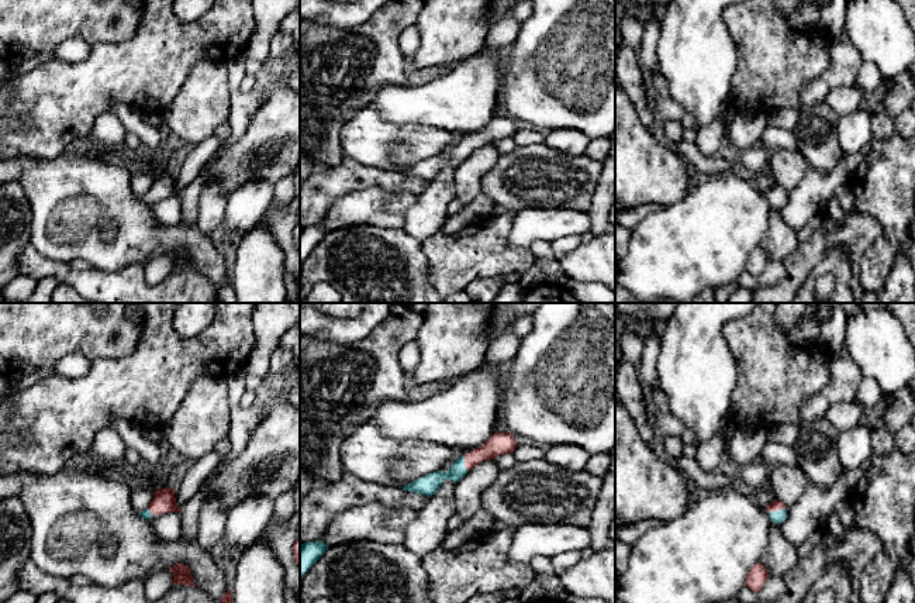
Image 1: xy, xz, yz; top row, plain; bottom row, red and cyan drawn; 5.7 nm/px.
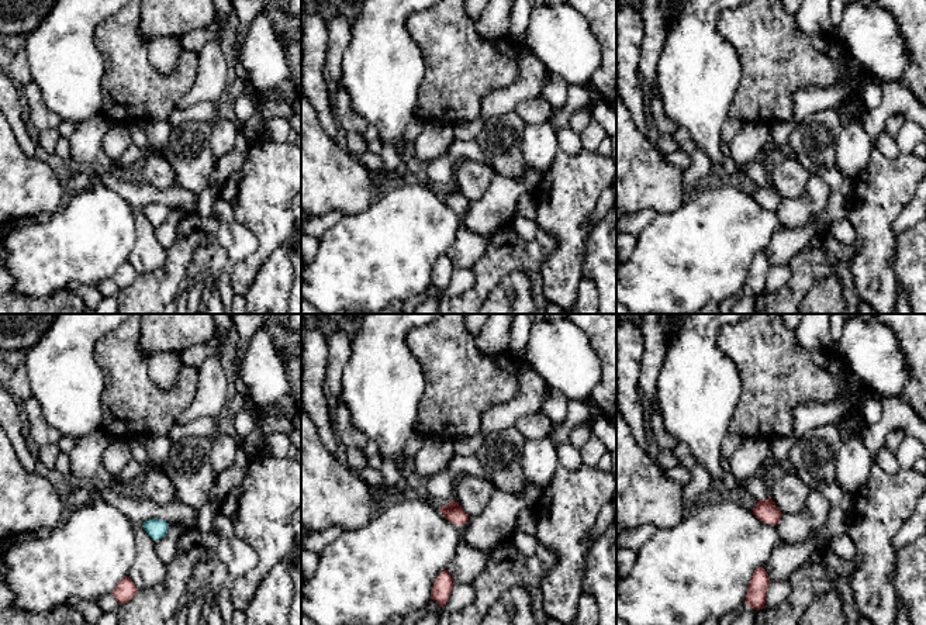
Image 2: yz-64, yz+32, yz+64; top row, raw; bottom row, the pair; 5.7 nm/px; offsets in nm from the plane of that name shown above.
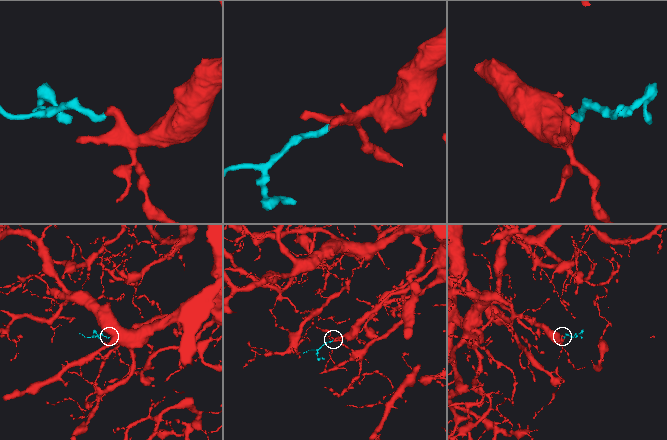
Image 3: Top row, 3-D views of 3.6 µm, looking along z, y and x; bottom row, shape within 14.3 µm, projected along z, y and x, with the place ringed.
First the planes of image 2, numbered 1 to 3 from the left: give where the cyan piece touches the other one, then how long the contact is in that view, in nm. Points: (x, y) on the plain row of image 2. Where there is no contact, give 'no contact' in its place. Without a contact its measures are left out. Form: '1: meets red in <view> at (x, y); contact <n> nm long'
1: no contact
2: no contact
3: no contact

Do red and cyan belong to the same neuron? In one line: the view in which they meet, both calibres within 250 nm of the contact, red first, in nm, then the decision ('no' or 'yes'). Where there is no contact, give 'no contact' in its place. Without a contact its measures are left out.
yz | 60/70 nm | yes

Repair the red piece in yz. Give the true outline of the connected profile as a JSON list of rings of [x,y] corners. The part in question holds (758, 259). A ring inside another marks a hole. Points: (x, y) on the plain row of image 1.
[[[757,247],[750,252],[745,271],[747,271],[752,276],[757,278],[762,275],[769,261],[770,259],[763,251],[763,248]]]

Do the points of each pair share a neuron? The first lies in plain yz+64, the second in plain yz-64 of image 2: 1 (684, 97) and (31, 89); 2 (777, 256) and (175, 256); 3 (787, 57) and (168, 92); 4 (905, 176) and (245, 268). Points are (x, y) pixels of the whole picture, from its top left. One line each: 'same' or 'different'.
1: different
2: different
3: same
4: same

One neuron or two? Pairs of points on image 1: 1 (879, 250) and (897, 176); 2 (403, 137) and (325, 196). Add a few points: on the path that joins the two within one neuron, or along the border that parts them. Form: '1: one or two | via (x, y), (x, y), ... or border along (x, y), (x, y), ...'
1: one | via (894, 234), (894, 195)
2: two | border along (345, 155), (366, 166), (397, 172)

